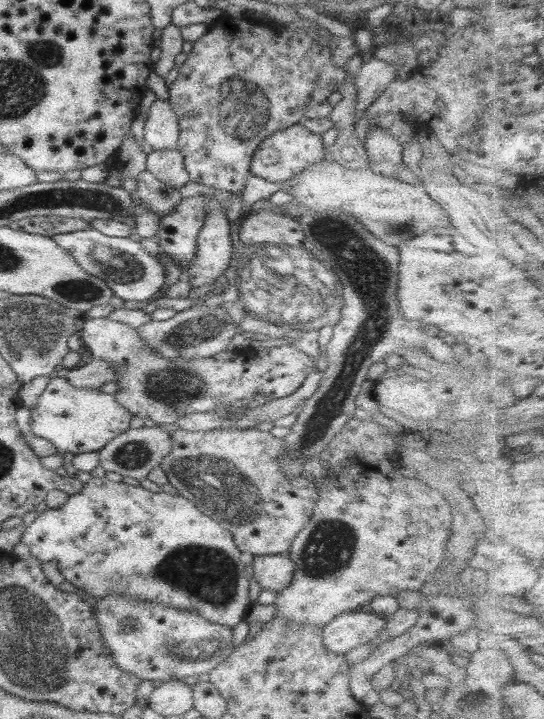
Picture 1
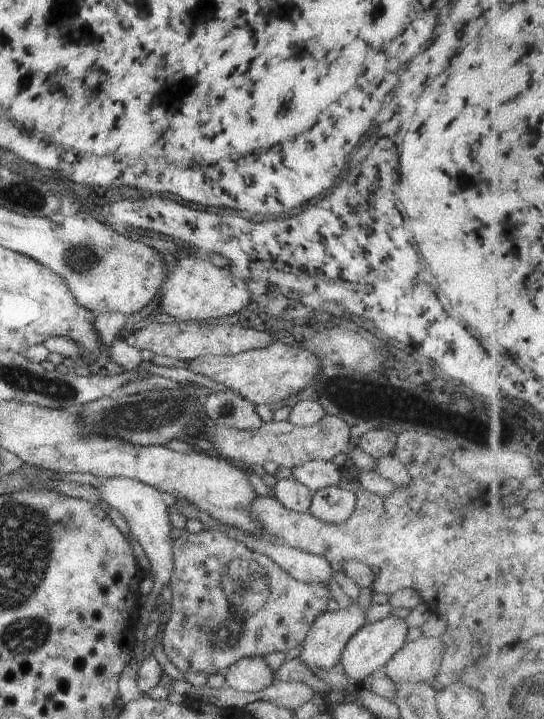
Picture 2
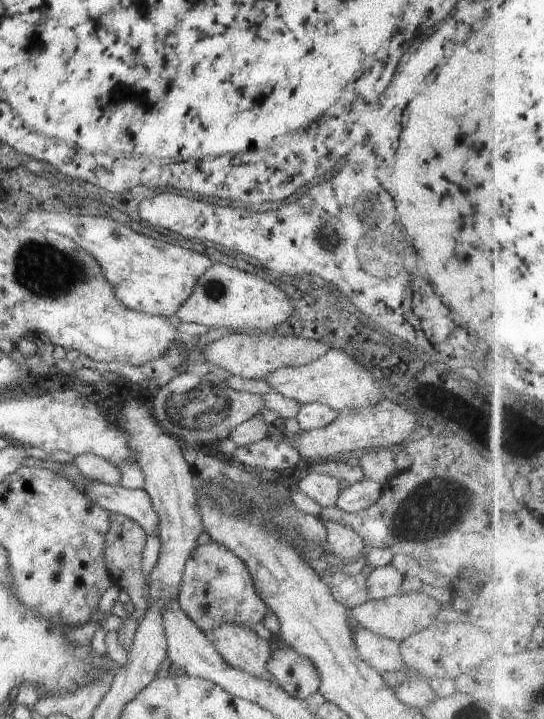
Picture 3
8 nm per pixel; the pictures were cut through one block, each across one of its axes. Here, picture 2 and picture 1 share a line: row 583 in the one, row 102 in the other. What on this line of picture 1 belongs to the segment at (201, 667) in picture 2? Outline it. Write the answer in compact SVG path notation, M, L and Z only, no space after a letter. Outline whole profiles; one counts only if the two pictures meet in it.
M219 12L217 20L214 20L214 23L208 26L208 30L202 37L193 42L192 50L187 55L188 58L179 68L176 80L168 87L169 99L167 101L172 105L174 113L178 115L179 139L177 149L182 153L184 167L191 182L210 186L223 192L241 194L246 189L245 185L251 174L249 169L252 157L260 142L277 130L300 123L305 118L304 105L306 103L318 103L328 100L330 94L338 90L338 85L346 82L346 71L334 64L328 46L318 44L304 30L289 28L284 31L284 29L277 28L272 23L254 19L246 14L232 16L226 12Z

